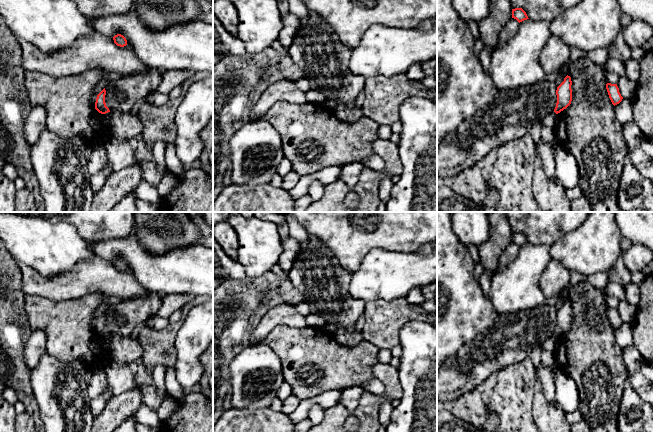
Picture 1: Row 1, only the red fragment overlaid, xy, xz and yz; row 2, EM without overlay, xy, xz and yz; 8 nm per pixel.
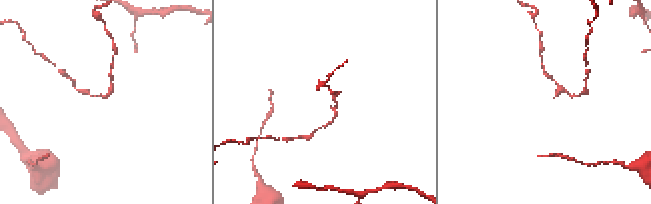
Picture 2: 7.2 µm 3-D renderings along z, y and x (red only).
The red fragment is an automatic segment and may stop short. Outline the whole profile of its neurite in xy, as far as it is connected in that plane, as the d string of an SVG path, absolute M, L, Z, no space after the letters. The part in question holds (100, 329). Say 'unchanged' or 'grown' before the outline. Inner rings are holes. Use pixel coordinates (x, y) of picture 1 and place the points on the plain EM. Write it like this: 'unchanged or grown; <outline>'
unchanged; M104 312L97 319L96 326L95 326L95 333L101 338L106 338L110 336L109 332L106 330L106 327L105 327L105 319L106 319L106 314Z

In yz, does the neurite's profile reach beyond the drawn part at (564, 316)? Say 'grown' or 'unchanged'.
unchanged

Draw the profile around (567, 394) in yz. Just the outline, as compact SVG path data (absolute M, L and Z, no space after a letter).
M559 370L554 377L554 390L557 403L566 414L579 409L579 390L573 378Z

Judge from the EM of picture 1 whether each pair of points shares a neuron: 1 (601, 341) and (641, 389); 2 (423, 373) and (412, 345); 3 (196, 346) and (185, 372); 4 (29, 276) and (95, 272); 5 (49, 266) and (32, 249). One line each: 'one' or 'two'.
1: two
2: one
3: one
4: one
5: one

